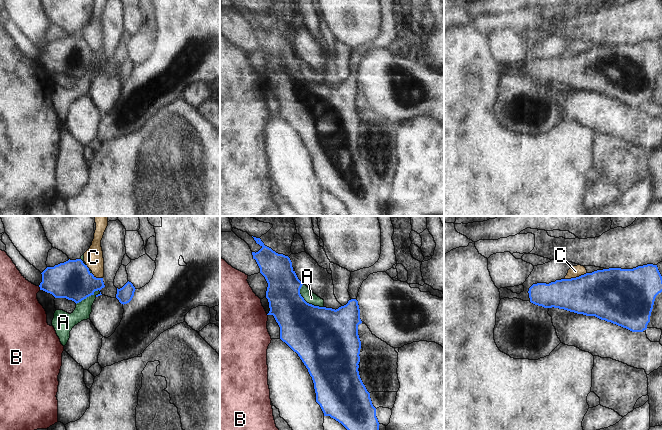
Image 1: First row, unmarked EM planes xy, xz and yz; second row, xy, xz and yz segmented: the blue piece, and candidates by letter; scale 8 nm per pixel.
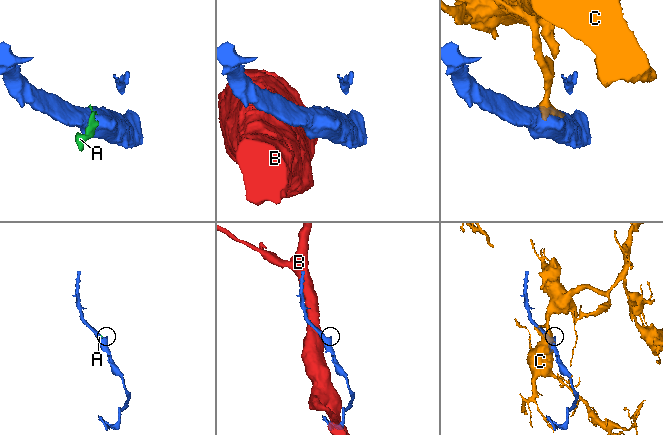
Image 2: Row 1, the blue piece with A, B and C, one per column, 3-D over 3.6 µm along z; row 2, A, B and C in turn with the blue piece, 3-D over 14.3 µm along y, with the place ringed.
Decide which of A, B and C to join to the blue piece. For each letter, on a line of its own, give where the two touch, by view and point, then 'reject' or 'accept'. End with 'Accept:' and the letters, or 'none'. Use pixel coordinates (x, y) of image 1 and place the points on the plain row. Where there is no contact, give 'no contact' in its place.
A: xz (305, 77) | reject
B: xy (40, 64) | reject
C: yz (576, 53) | reject
Accept: none

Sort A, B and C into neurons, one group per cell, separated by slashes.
A C / B

